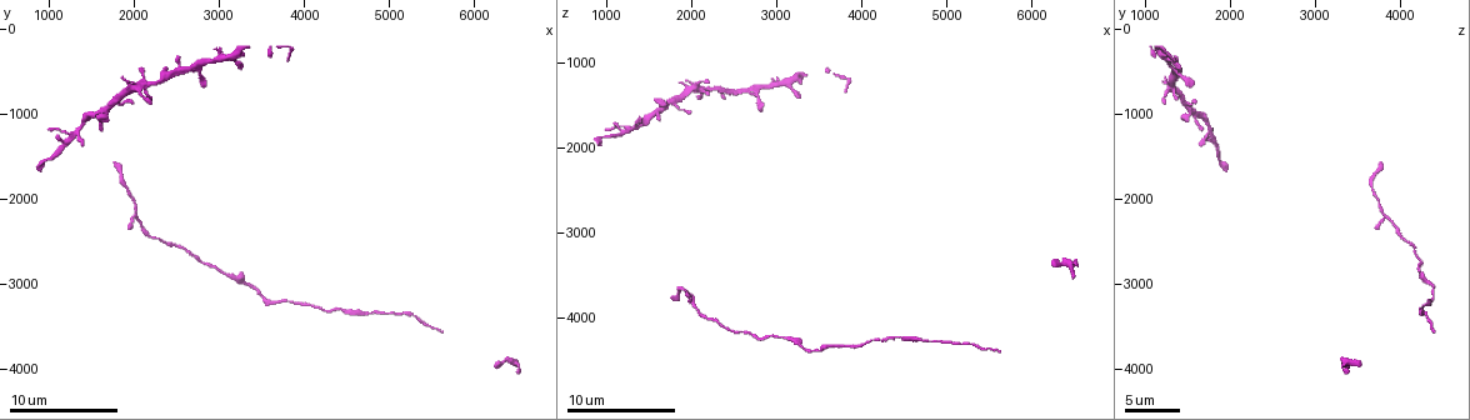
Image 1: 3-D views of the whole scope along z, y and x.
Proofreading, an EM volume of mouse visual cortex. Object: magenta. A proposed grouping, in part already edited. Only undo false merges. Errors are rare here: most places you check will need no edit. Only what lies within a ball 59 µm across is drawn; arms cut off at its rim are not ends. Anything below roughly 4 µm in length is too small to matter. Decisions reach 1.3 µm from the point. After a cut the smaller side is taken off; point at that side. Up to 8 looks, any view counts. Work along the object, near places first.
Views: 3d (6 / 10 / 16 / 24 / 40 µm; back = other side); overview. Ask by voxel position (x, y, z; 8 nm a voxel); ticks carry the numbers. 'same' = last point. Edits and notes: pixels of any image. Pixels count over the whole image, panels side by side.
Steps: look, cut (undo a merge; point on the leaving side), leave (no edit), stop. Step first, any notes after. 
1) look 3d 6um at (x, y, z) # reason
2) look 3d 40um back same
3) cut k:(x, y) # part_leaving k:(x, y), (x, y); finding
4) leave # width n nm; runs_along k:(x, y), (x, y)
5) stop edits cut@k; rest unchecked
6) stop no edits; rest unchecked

look 3d 16um at (3150, 2900, 4200) # thick turns thin

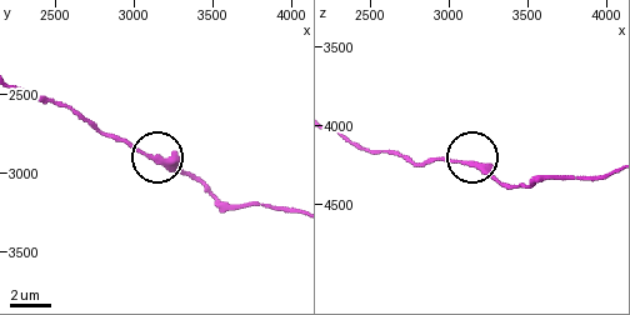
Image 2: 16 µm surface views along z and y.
look 3d 16um back at (3120, 2920, 4260)

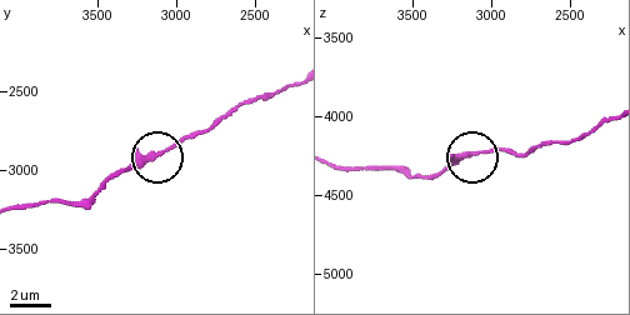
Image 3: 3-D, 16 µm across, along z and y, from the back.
leave # width 250 nm; continuous, no second cell

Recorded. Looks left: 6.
look 3d 10um at (4750, 3350, 4250) # sudden change in width

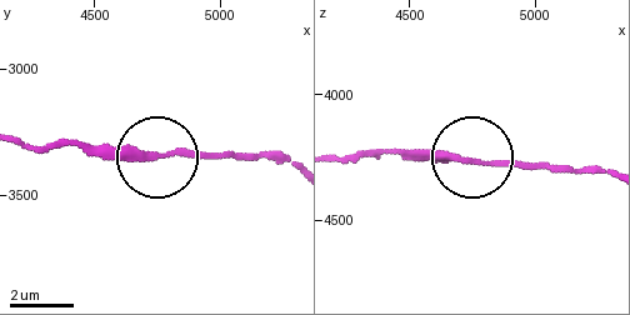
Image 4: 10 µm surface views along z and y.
leave # continuous, no second cell

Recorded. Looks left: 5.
look 3d 6um at (3750, 3200, 4350) # thick turns thin

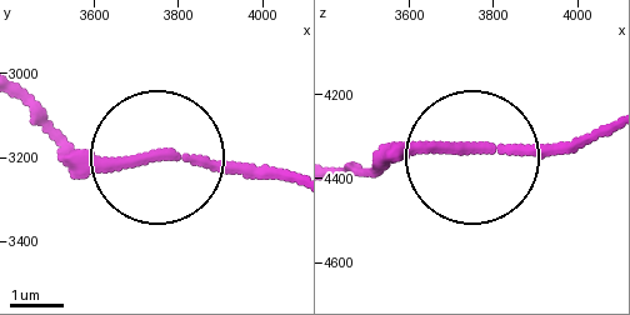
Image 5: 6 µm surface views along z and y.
look 3d 6um back at (3730, 3200, 4325) # other side

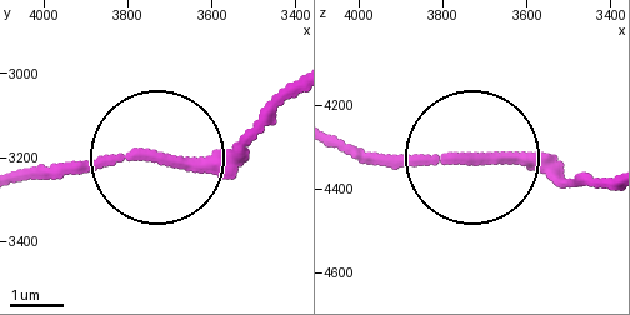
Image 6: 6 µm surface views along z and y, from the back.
leave # one cell here

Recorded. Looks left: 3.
look 3d 16um at (2250, 2500, 4050) # thick turns thin

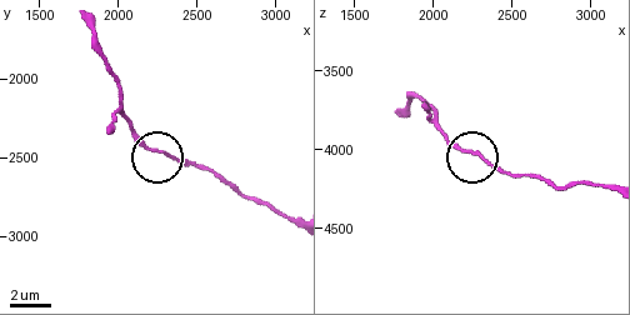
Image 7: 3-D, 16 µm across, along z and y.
leave # runs_along 7:(113, 79), (120, 113), (133, 133), (153, 149), (196, 166); one cell here

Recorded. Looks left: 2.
stop no edits; rest unchecked

